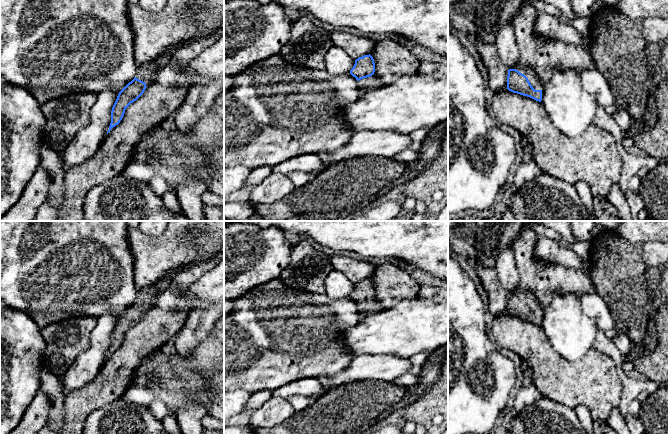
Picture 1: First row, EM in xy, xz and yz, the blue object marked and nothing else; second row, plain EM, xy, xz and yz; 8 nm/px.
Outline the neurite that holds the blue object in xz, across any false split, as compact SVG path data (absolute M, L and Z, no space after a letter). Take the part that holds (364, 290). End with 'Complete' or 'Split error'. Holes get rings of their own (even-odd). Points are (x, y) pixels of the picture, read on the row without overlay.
M370 278L356 283L353 292L350 294L350 298L358 305L358 310L362 316L382 309L374 296L375 287Z. Split error

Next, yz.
M518 287L514 293L508 294L507 313L513 317L542 324L543 304L526 288Z. Split error

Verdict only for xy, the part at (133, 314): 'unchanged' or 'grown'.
grown

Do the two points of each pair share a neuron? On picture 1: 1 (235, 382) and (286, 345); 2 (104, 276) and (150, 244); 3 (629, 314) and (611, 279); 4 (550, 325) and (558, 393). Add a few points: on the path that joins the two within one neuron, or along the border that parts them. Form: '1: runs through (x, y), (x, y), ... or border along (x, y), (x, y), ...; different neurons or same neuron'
1: runs through (248, 370), (267, 352), (273, 352); same neuron
2: border along (127, 233), (129, 248), (133, 258), (134, 279); different neurons
3: runs through (629, 305), (627, 295), (620, 288); same neuron
4: border along (542, 327), (551, 346), (560, 355), (572, 362); different neurons

